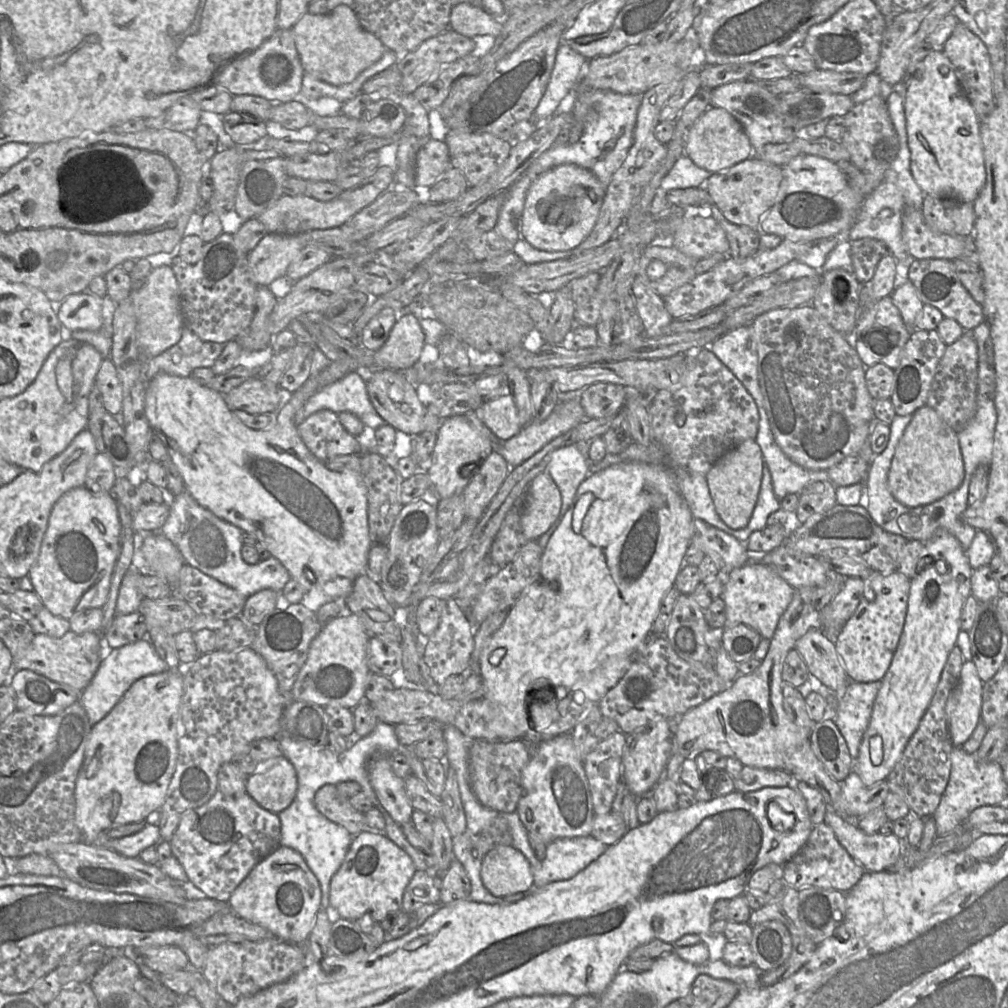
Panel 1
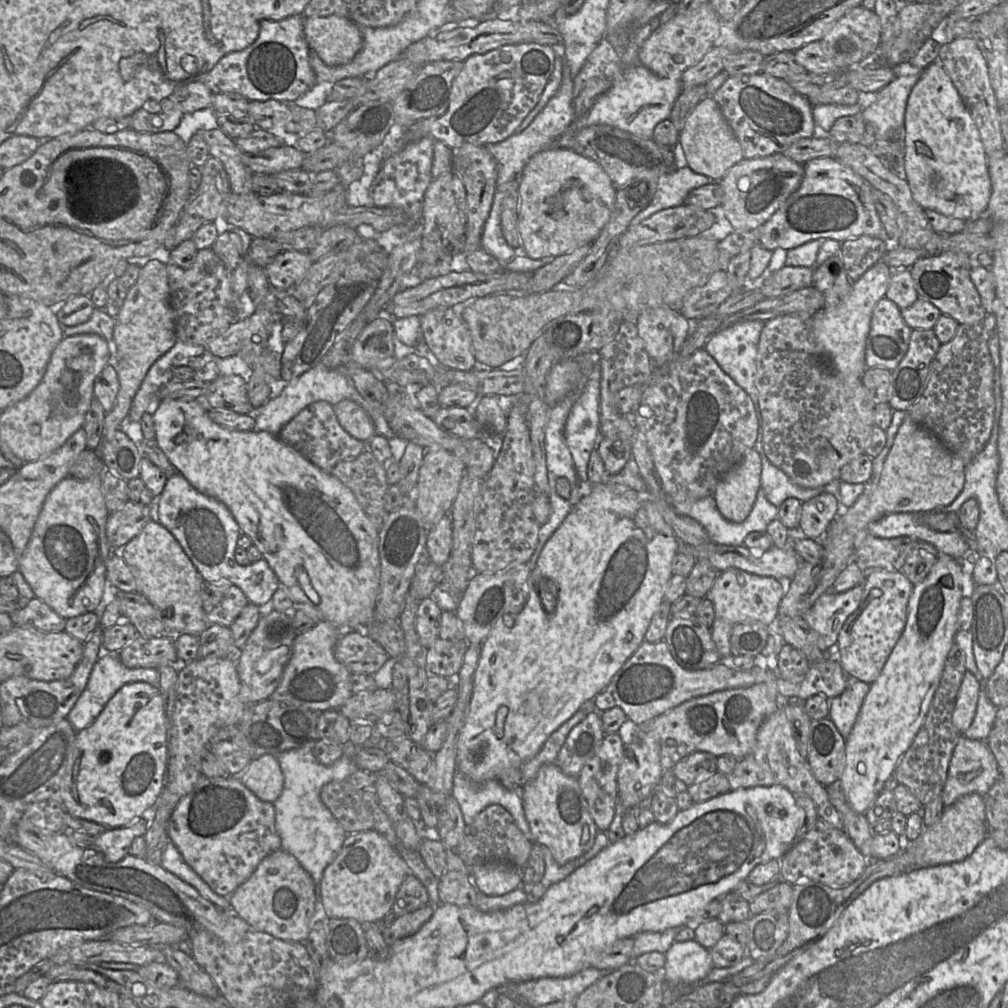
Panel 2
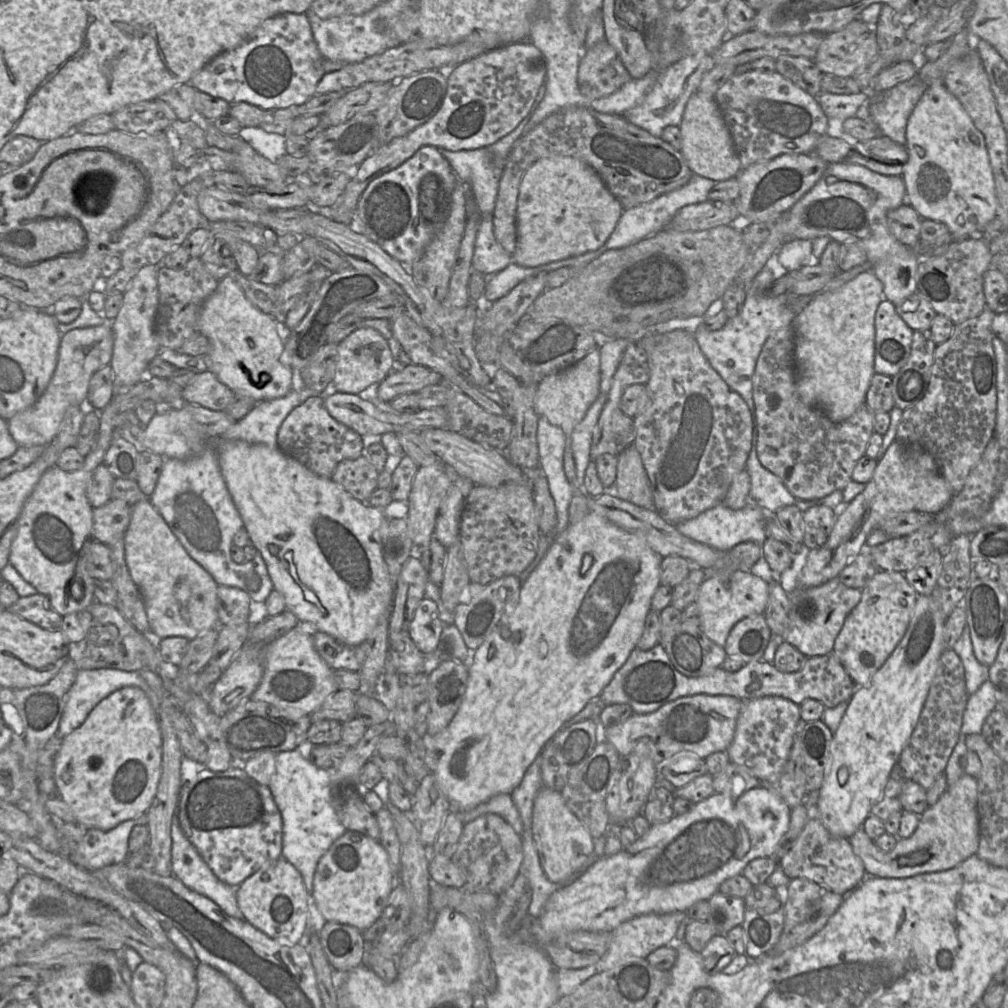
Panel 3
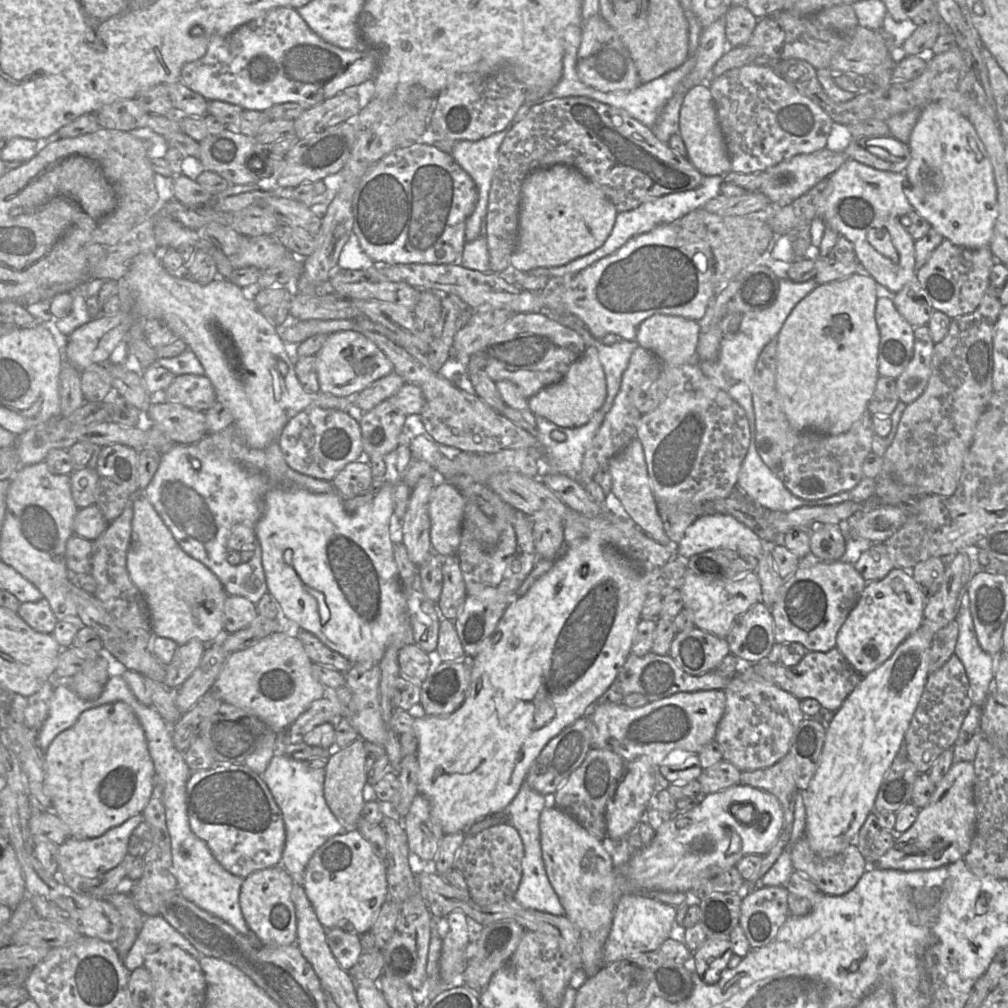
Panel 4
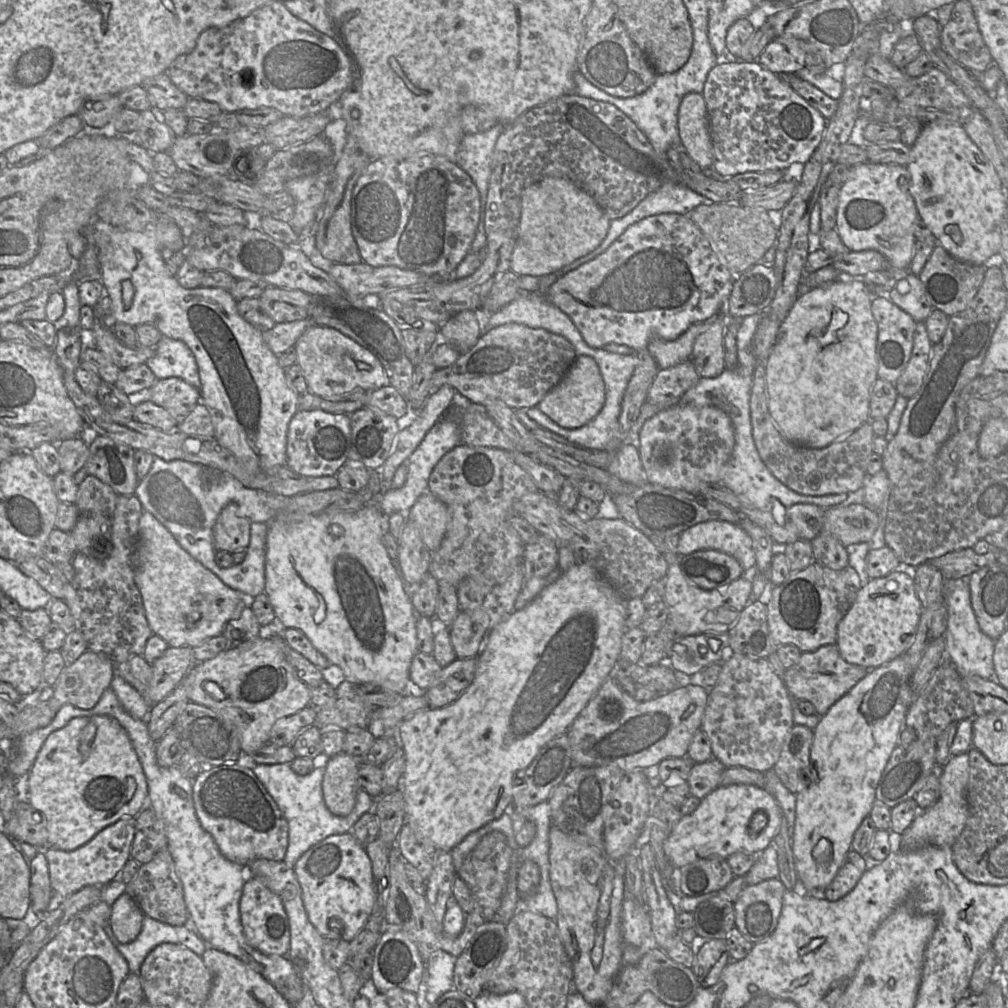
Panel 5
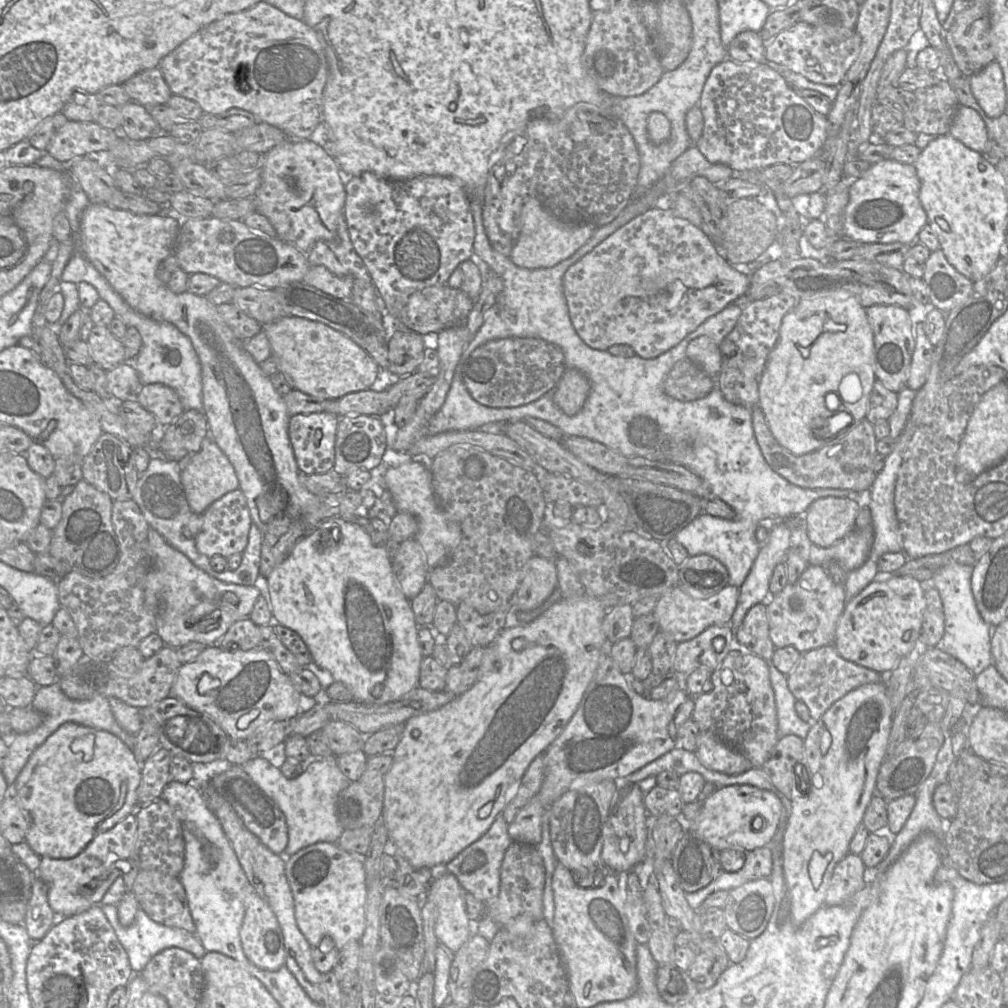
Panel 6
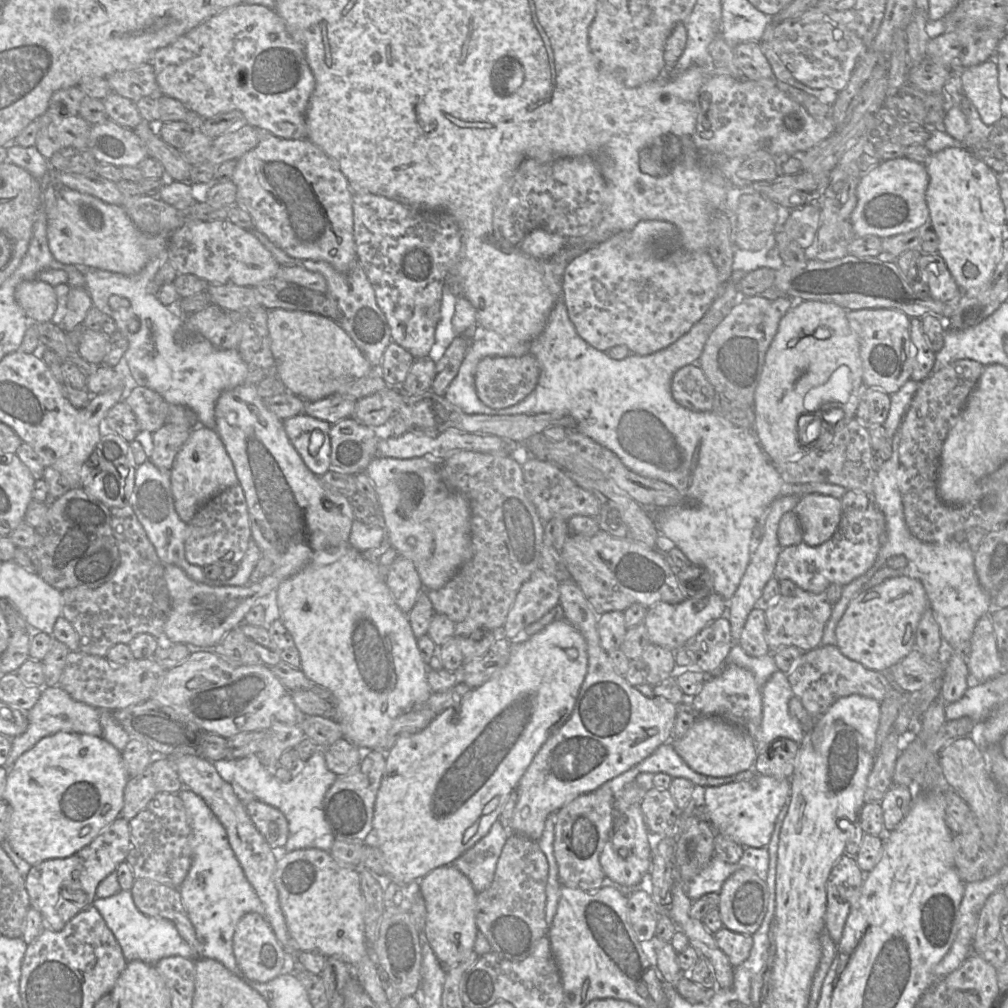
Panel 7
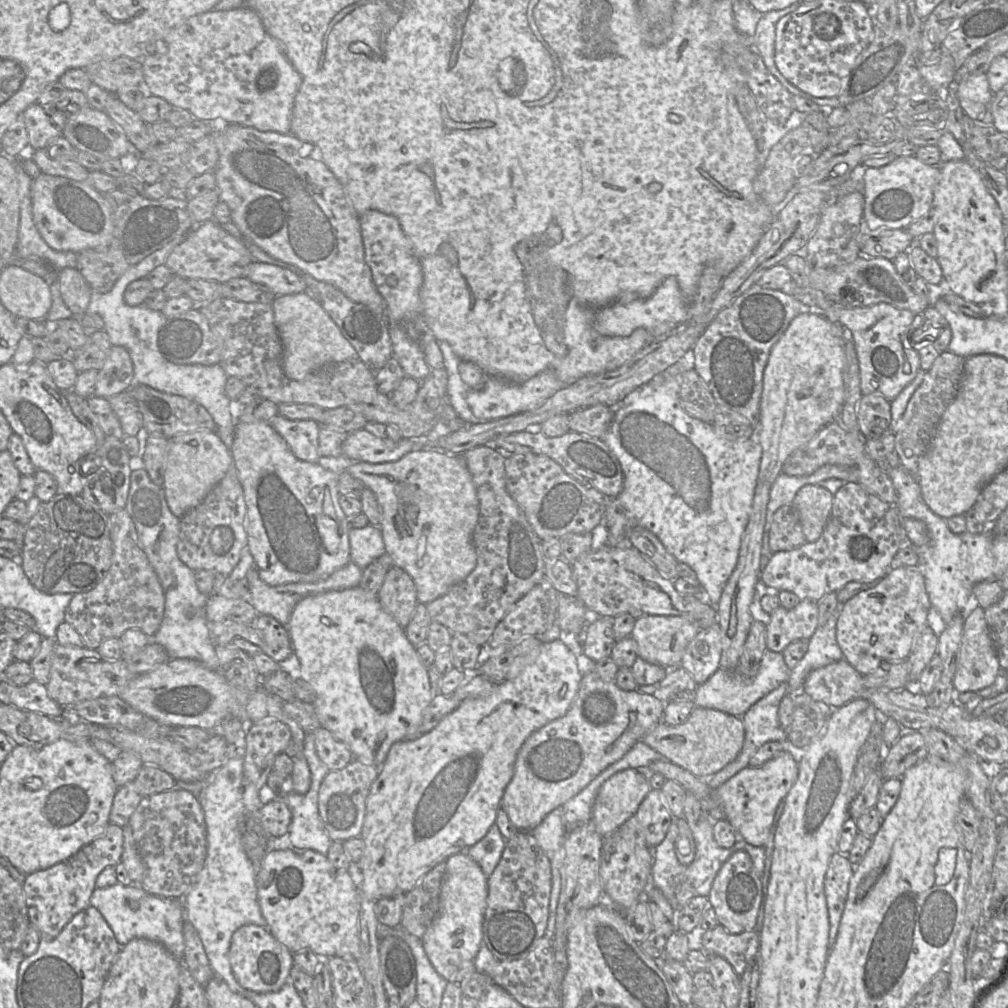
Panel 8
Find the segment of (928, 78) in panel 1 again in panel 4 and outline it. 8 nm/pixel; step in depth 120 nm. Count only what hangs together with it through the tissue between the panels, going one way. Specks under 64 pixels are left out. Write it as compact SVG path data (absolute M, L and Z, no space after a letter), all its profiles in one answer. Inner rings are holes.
M929 104L922 109L919 119L911 132L908 149L910 150L910 160L904 171L903 191L913 210L922 216L930 224L931 228L942 235L945 240L954 245L970 249L989 246L993 236L994 224L998 217L997 188L988 152L969 119L943 104Z

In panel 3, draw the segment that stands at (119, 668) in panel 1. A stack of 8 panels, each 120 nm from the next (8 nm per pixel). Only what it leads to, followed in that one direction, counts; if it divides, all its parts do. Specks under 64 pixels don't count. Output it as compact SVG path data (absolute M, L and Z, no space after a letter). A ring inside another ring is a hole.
M98 668L91 670L78 670L76 679L65 696L65 706L59 722L57 736L63 738L78 728L85 721L91 710L112 692L127 686L141 688L149 697L154 710L157 713L161 705L161 699L146 683L138 671L124 671L111 668Z

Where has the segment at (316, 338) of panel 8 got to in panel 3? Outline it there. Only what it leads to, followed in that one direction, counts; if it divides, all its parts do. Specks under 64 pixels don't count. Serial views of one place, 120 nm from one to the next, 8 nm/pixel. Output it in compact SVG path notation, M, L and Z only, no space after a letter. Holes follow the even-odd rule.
M361 327L337 344L335 375L331 390L350 394L370 394L394 368L396 359L390 348L389 340L370 327Z

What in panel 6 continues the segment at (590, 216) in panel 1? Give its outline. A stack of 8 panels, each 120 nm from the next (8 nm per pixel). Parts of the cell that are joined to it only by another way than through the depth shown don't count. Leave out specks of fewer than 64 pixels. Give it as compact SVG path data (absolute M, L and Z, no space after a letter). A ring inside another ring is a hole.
M535 198L525 201L521 214L521 230L518 241L513 248L510 259L521 268L549 268L573 255L594 234L596 228L585 223L564 221Z

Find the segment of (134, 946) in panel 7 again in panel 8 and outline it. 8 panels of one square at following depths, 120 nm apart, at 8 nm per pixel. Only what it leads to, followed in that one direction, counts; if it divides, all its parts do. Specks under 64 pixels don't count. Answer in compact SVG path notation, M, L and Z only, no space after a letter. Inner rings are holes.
M117 882L107 888L95 888L90 899L90 905L95 907L105 918L120 946L126 945L135 938L144 938L161 944L175 958L183 958L185 949L183 925L186 918L181 899L152 895L139 884L125 886ZM130 900L139 902L137 910L130 908Z

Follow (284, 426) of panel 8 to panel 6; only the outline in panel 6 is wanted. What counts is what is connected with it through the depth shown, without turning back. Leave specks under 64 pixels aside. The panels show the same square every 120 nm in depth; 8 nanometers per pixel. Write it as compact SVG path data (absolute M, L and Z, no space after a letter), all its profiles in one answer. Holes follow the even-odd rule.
M328 412L290 417L289 438L302 474L325 474L333 470L335 439L340 419Z

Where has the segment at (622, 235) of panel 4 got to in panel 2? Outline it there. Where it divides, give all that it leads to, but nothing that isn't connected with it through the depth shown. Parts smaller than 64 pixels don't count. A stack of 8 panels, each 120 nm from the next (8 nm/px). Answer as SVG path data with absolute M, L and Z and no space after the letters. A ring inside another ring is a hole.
M683 160L677 162L675 169L659 178L652 201L633 218L631 225L636 225L659 211L683 205L692 190L713 182L718 181L694 172Z

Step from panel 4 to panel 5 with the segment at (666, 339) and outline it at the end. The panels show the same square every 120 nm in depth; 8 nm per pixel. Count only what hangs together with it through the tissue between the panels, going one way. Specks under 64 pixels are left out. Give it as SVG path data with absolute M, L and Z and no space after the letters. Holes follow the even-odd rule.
M719 314L691 325L674 340L664 340L654 336L650 339L646 352L653 356L660 369L667 369L691 359L696 337L707 330L718 317Z

